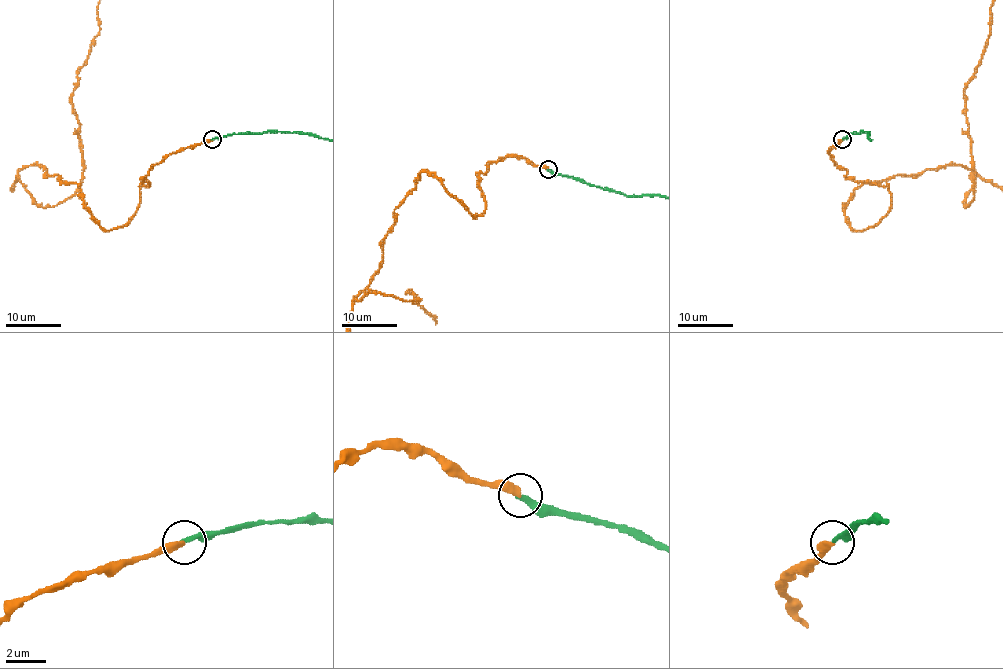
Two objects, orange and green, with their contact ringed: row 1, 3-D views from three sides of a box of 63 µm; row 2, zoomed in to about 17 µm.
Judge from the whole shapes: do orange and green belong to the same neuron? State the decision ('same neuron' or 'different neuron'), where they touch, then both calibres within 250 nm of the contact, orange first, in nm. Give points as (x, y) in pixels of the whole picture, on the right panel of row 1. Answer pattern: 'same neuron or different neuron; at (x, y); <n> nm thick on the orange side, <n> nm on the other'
different neuron; at (842, 139); 340 nm thick on the orange side, 240 nm on the other

